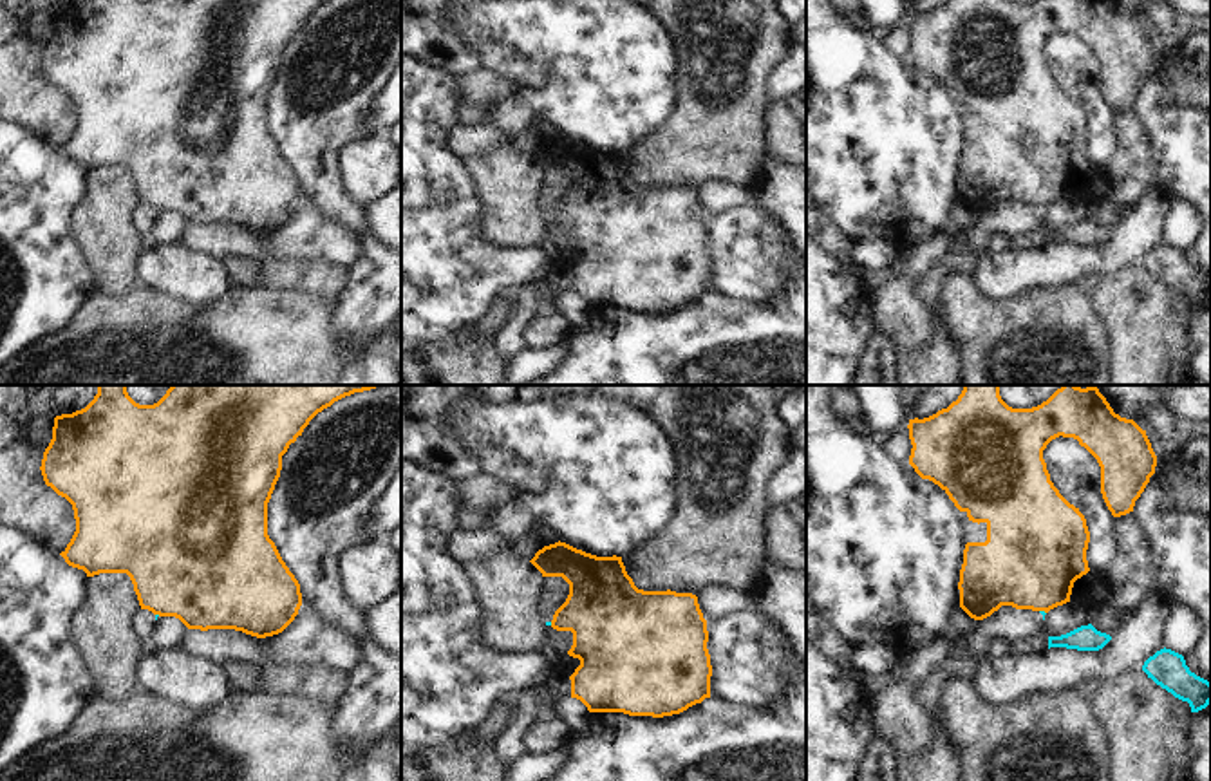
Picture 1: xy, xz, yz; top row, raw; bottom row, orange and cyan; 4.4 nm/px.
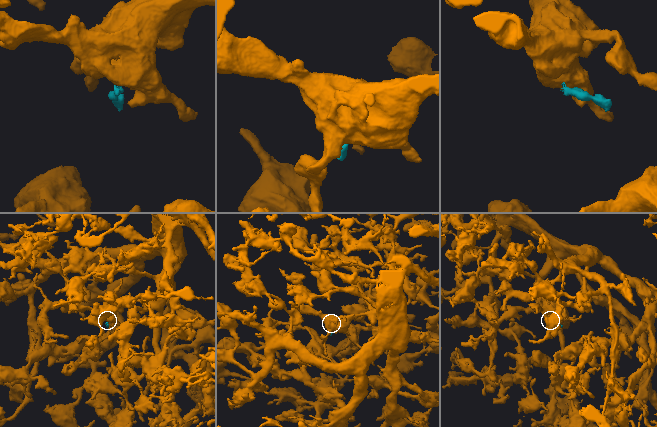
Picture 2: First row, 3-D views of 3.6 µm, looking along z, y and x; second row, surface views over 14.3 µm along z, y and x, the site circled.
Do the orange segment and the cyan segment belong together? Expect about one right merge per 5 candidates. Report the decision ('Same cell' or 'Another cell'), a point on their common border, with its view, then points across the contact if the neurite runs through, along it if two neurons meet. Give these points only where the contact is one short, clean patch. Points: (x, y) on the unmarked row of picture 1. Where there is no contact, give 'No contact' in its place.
Another cell. Touches orange at yz (1043, 205). Boundary: yz (1040, 205), (1045, 208)

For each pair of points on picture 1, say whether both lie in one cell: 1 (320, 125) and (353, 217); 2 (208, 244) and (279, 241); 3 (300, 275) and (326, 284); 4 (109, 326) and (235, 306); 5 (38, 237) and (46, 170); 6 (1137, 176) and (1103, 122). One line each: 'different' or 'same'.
1: same
2: same
3: same
4: same
5: same
6: different

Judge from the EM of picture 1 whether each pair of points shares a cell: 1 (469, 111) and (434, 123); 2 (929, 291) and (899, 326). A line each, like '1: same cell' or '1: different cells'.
1: different cells
2: different cells

